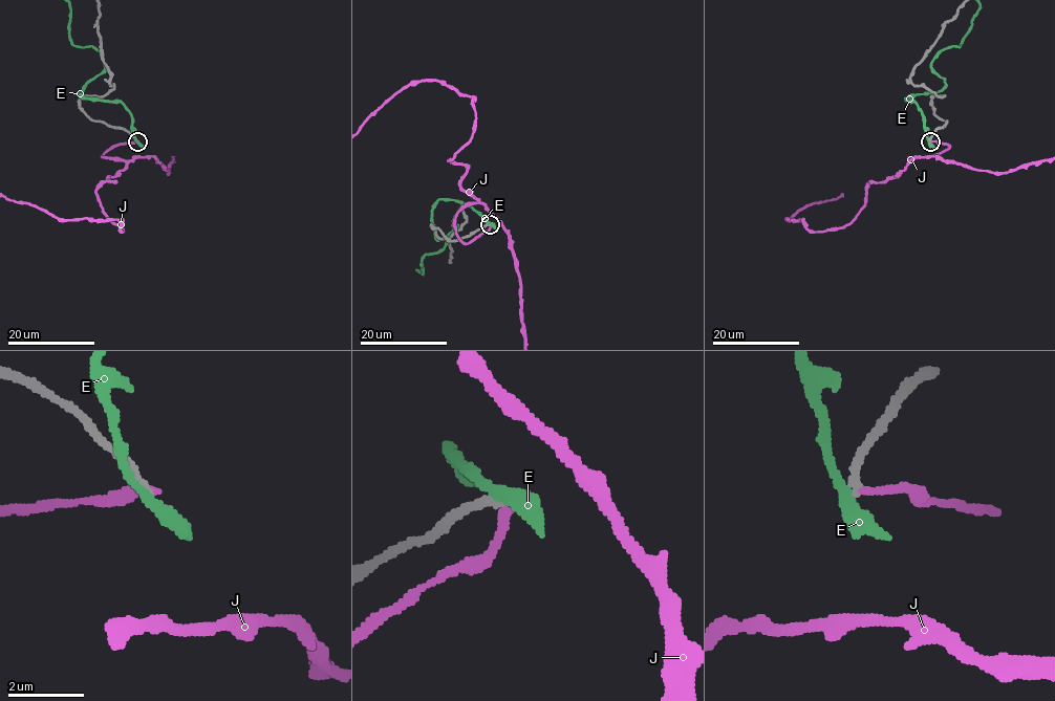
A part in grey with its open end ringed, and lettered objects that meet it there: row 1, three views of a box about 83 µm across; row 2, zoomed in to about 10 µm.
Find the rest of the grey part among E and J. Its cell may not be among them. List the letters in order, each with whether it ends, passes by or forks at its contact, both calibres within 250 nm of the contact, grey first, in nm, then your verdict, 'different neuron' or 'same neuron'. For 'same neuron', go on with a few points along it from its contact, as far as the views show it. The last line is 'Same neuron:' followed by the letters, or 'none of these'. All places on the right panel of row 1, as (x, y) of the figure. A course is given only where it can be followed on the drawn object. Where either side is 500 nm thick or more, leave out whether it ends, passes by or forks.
E: it passes by | 240/280 nm | different neuron
J: it ends | 200/200 nm | different neuron
Same neuron: none of these

